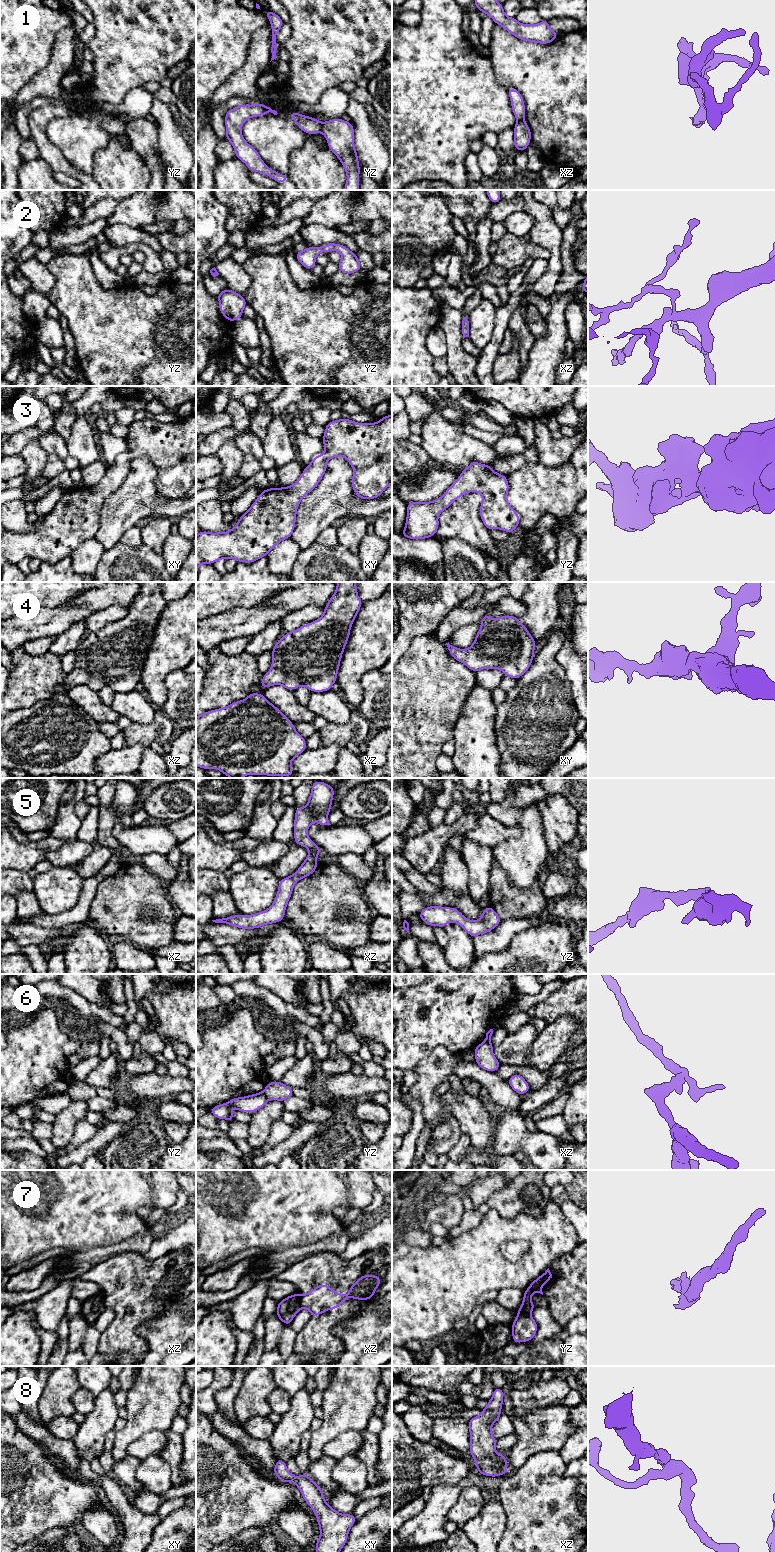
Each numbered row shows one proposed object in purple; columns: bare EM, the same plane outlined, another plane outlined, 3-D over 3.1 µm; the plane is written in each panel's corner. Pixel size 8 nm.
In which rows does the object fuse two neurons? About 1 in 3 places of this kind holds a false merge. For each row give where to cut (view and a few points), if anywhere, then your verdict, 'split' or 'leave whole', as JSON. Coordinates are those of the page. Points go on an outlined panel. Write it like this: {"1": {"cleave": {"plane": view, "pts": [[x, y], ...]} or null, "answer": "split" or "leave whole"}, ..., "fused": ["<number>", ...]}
{"1": {"cleave": {"plane": "yz", "pts": [[322, 123], [320, 131]]}, "answer": "split"}, "2": {"cleave": null, "answer": "leave whole"}, "3": {"cleave": null, "answer": "leave whole"}, "4": {"cleave": null, "answer": "leave whole"}, "5": {"cleave": null, "answer": "leave whole"}, "6": {"cleave": {"plane": "yz", "pts": [[262, 1092], [268, 1099]]}, "answer": "split"}, "7": {"cleave": {"plane": "xz", "pts": [[299, 1295], [299, 1303], [302, 1307]]}, "answer": "split"}, "8": {"cleave": null, "answer": "leave whole"}, "fused": ["1", "6", "7"]}

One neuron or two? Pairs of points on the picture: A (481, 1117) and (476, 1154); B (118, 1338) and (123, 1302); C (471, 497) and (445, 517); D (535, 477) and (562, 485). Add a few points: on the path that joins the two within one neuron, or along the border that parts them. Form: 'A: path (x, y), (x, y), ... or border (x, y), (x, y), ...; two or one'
A: border (471, 1145), (493, 1154); two
B: path (121, 1329), (123, 1311); one
C: path (465, 503), (451, 515); one
D: path (542, 484), (555, 485); one

